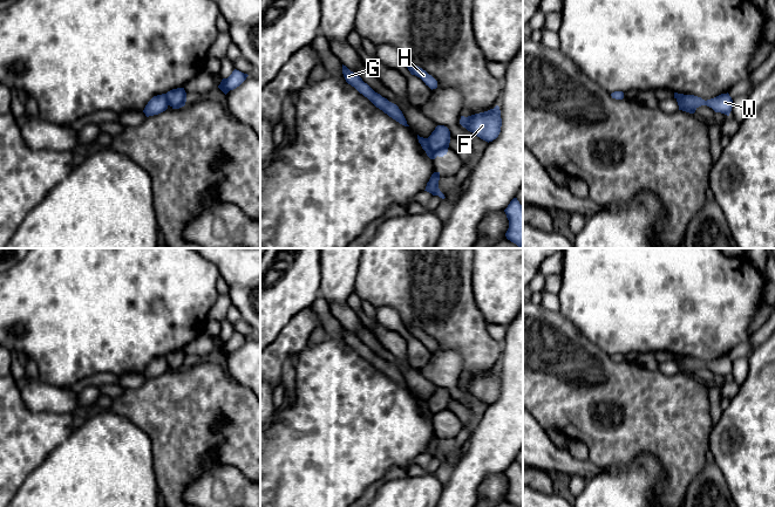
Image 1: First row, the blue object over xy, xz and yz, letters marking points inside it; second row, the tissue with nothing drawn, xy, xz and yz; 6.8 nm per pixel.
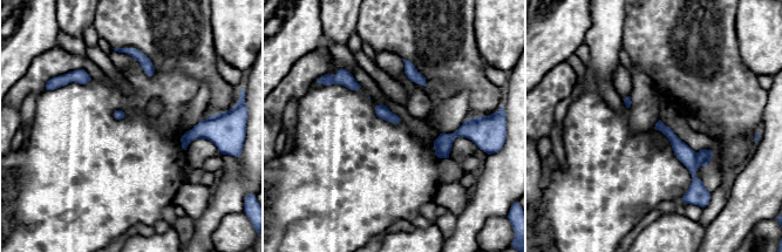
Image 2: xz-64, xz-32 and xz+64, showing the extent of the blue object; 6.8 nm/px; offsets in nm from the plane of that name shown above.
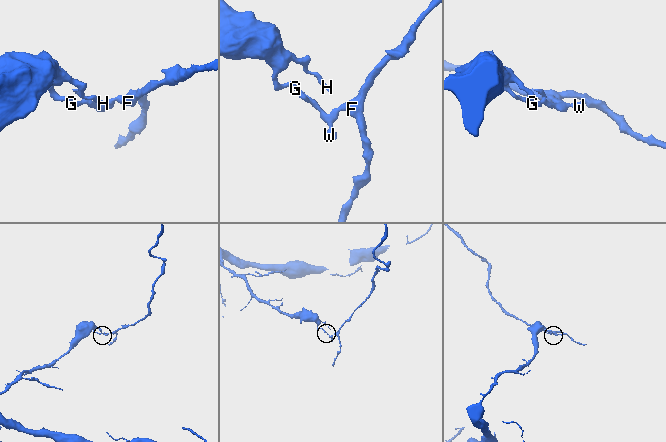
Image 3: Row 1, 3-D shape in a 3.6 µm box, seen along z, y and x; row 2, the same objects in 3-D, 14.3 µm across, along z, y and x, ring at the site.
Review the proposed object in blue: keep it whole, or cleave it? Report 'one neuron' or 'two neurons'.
two neurons

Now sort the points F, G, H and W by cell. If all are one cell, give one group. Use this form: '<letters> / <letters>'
F / G H W

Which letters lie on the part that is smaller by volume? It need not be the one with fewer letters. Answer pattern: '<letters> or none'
F

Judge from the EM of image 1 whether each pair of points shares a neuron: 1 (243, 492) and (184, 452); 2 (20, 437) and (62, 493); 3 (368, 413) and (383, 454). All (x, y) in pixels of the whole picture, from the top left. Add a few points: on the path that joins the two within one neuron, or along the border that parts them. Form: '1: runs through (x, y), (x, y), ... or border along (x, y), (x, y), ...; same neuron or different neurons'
1: border along (231, 465), (209, 454), (187, 487); different neurons
2: border along (59, 444), (21, 484); different neurons
3: runs through (368, 424), (368, 439), (373, 444); same neuron

